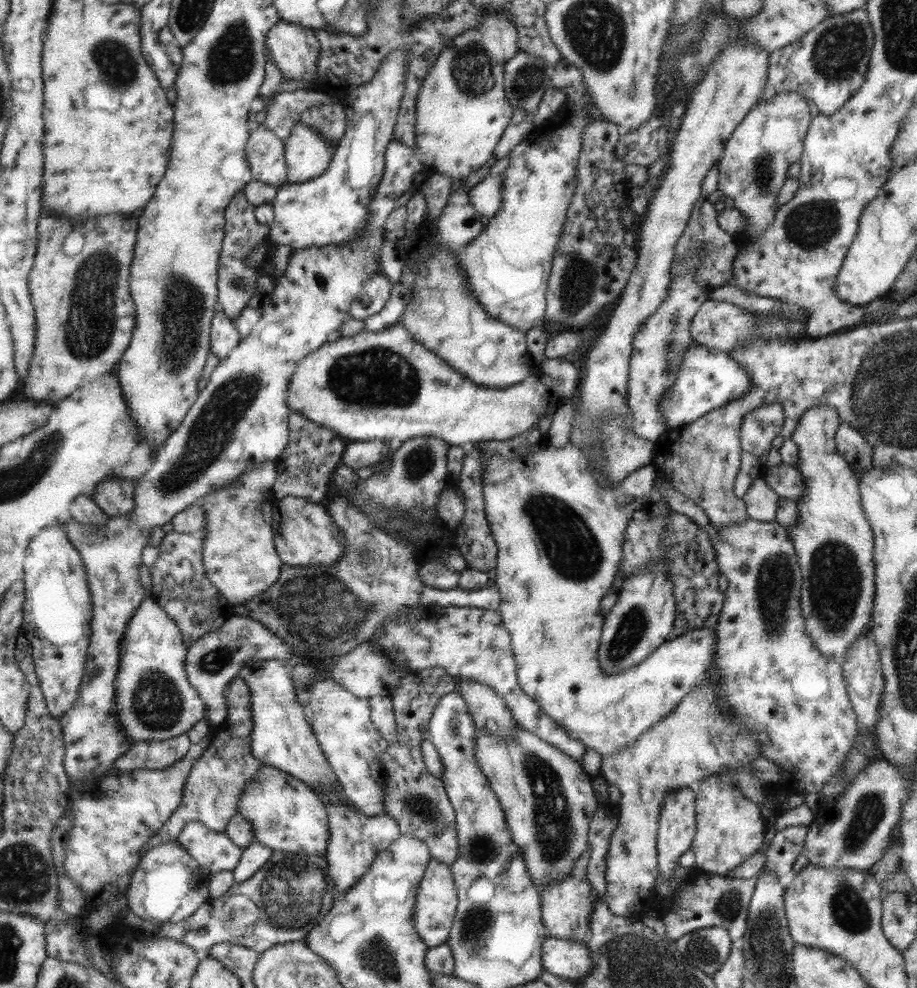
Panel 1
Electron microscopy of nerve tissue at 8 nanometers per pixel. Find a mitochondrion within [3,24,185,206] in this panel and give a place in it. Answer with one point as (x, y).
(114, 61)

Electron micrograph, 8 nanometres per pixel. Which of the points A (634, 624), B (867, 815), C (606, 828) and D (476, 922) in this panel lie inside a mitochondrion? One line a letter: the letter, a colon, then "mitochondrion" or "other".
A: mitochondrion
B: mitochondrion
C: other
D: mitochondrion

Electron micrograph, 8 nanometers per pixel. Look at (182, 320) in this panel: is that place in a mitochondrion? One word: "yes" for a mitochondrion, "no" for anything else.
yes

